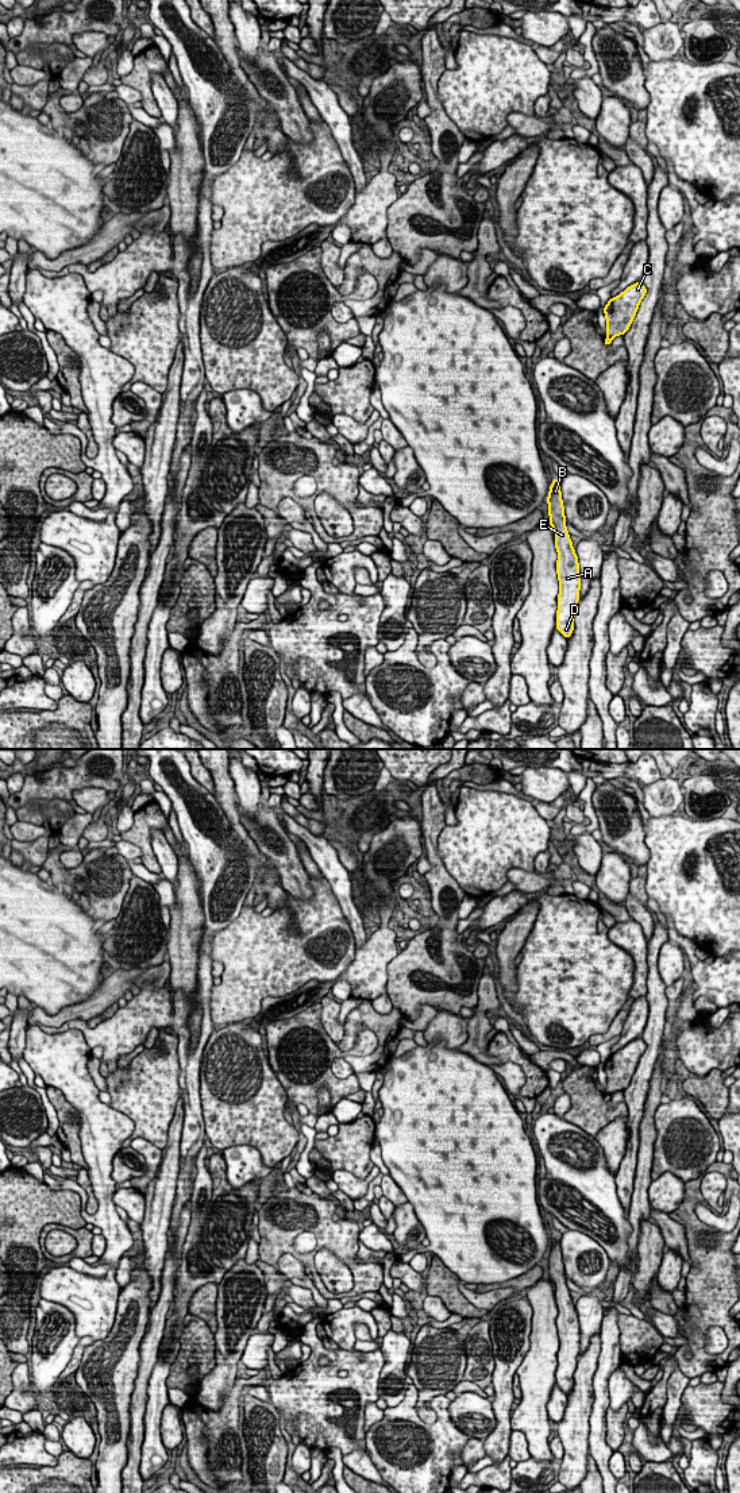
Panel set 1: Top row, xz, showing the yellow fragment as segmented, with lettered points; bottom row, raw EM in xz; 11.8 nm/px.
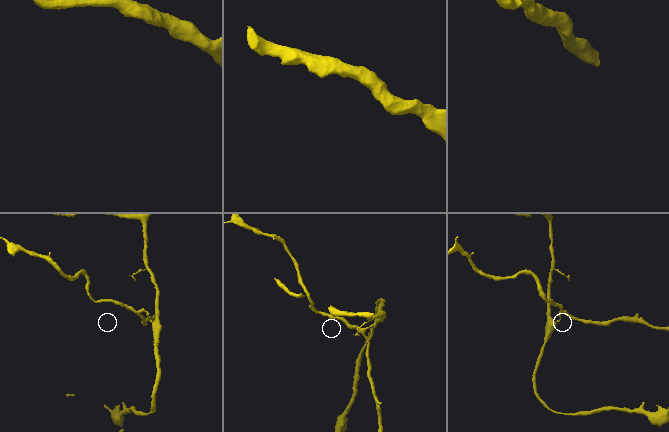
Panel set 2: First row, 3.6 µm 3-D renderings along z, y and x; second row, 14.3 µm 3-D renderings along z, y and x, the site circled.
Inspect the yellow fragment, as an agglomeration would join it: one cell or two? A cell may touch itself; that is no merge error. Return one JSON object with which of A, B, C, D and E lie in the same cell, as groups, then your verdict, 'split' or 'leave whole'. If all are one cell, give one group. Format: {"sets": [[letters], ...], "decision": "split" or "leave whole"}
{"sets": [["A", "B", "D", "E"], ["C"]], "decision": "split"}

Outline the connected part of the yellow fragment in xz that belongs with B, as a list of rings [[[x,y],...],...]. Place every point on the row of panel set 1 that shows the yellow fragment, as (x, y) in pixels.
[[[554,478],[547,497],[550,525],[555,532],[558,551],[556,572],[559,579],[556,629],[569,639],[574,630],[574,616],[578,607],[581,575],[578,556],[566,528],[564,508],[559,479]]]

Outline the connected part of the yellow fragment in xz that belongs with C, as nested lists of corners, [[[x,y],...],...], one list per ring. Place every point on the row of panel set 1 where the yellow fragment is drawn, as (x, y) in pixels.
[[[639,281],[627,288],[617,297],[610,298],[604,308],[606,317],[606,336],[613,339],[618,335],[624,335],[639,309],[640,301],[647,293],[645,286]]]

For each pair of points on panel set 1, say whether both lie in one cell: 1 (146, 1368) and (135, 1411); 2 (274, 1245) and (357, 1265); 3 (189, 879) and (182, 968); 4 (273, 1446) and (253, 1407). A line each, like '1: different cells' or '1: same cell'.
1: same cell
2: same cell
3: same cell
4: same cell

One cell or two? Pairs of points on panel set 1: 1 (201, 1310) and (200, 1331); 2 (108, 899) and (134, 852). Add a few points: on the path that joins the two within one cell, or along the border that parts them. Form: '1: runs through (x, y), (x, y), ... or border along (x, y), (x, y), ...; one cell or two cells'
1: border along (193, 1315), (203, 1319), (214, 1333); two cells
2: border along (118, 852), (128, 860); two cells

